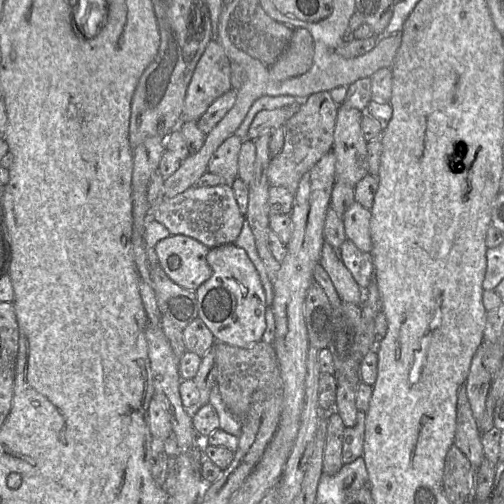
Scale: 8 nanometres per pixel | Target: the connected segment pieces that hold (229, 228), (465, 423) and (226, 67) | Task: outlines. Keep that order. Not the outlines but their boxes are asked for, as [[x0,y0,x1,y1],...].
[[150,184,245,248],[453,382,484,470],[180,39,231,122]]

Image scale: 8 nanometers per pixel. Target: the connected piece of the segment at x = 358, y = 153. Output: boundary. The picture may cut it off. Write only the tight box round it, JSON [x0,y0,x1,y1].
[333,103,369,187]

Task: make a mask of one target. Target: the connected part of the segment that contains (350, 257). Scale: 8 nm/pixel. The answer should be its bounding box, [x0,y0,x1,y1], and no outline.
[338,239,374,291]

